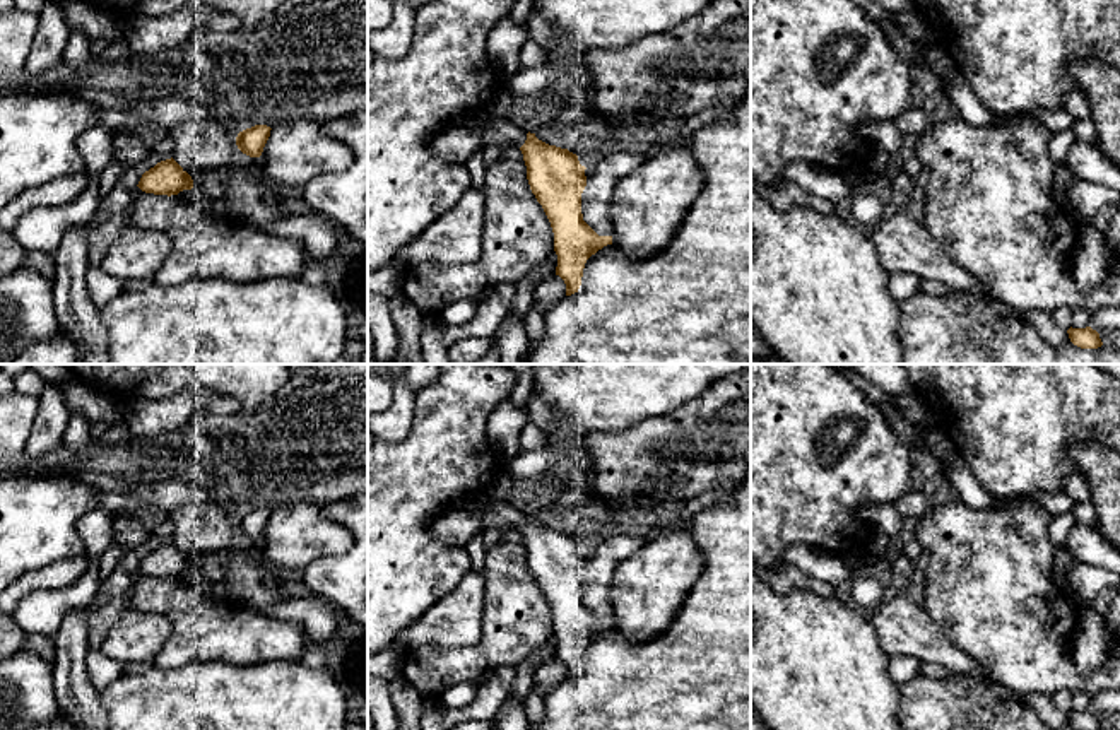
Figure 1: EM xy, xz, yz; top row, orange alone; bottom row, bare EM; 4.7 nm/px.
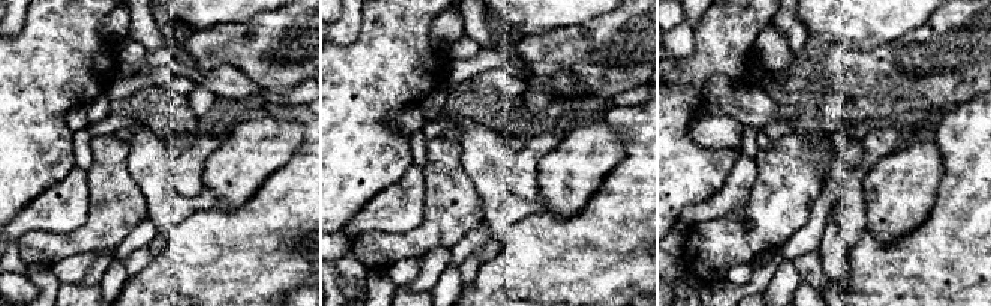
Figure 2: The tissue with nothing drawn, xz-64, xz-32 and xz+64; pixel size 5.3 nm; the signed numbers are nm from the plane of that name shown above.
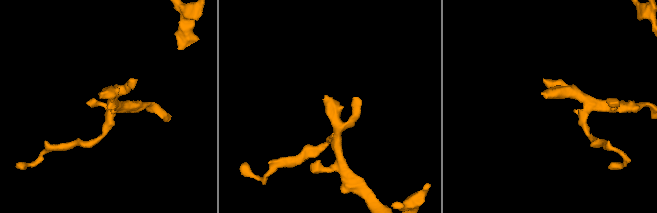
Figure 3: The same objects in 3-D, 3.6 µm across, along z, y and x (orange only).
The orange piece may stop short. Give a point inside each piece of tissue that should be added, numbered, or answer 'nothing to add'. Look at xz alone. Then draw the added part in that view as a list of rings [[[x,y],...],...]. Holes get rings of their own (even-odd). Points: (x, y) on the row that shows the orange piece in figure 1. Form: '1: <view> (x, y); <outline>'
1: xz (493, 132); [[[489,111],[472,115],[457,121],[458,128],[469,128],[480,135],[482,147],[486,145],[516,145],[522,147],[527,140],[527,130],[515,125],[511,120],[494,120]]]

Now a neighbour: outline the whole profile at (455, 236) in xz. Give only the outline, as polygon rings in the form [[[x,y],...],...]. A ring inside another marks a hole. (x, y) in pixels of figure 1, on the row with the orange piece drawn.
[[[470,186],[455,207],[441,214],[422,233],[405,243],[393,263],[405,270],[416,263],[472,263],[482,253],[486,197]]]

